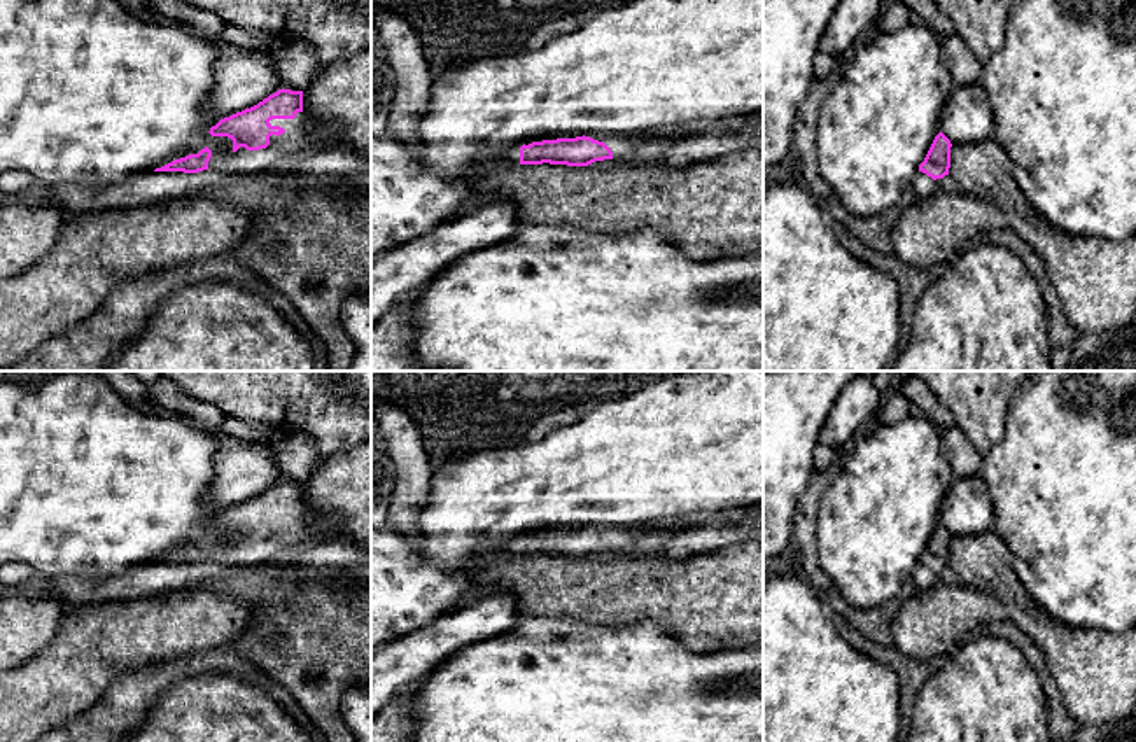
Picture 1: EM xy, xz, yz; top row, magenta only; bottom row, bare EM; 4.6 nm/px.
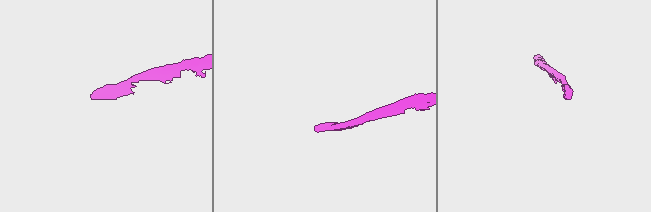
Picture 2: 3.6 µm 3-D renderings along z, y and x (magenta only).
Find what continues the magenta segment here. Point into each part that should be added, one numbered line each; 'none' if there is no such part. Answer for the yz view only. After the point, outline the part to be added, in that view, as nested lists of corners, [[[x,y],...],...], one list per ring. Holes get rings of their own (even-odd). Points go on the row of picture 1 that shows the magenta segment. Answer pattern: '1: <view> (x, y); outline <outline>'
1: yz (923, 186); outline [[[917,172],[917,175],[912,180],[912,189],[914,189],[917,200],[922,200],[922,198],[929,196],[931,192],[935,192],[938,189],[938,184],[926,173]]]

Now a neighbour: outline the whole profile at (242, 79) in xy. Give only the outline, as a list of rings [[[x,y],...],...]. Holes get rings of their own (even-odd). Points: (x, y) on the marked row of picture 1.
[[[222,44],[207,112],[221,121],[257,105],[278,89],[280,77],[273,56]]]

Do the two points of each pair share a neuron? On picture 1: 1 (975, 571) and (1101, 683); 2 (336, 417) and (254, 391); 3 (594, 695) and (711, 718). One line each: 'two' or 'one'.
1: one
2: one
3: one

